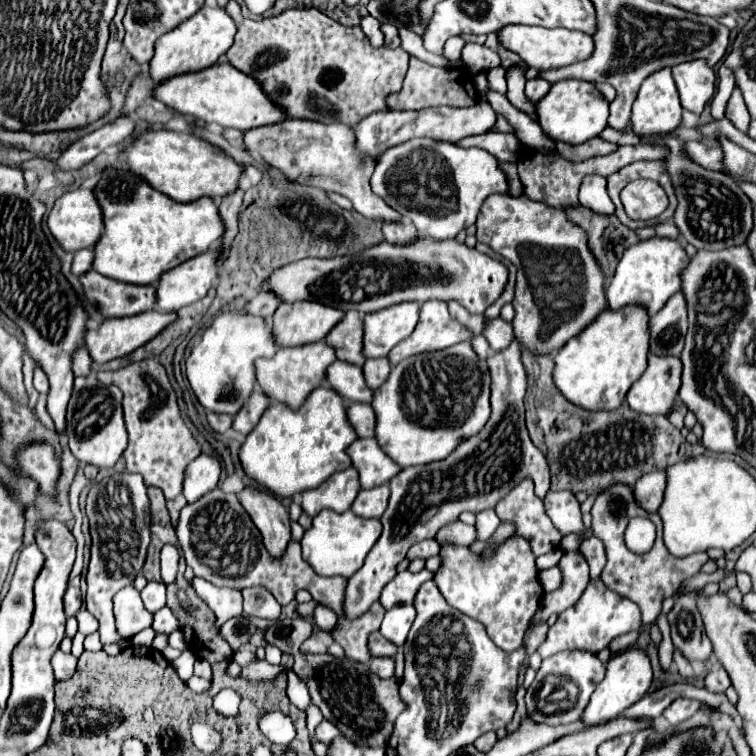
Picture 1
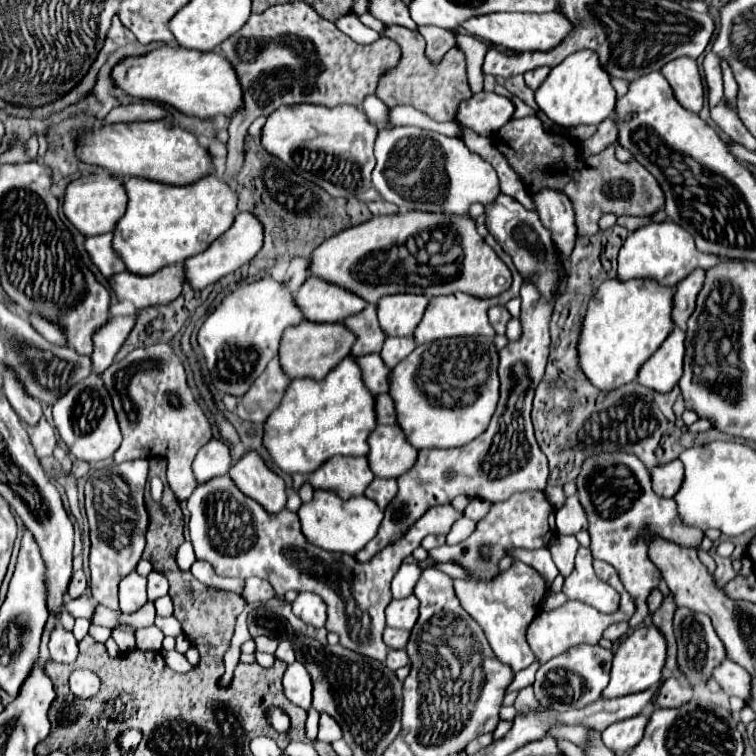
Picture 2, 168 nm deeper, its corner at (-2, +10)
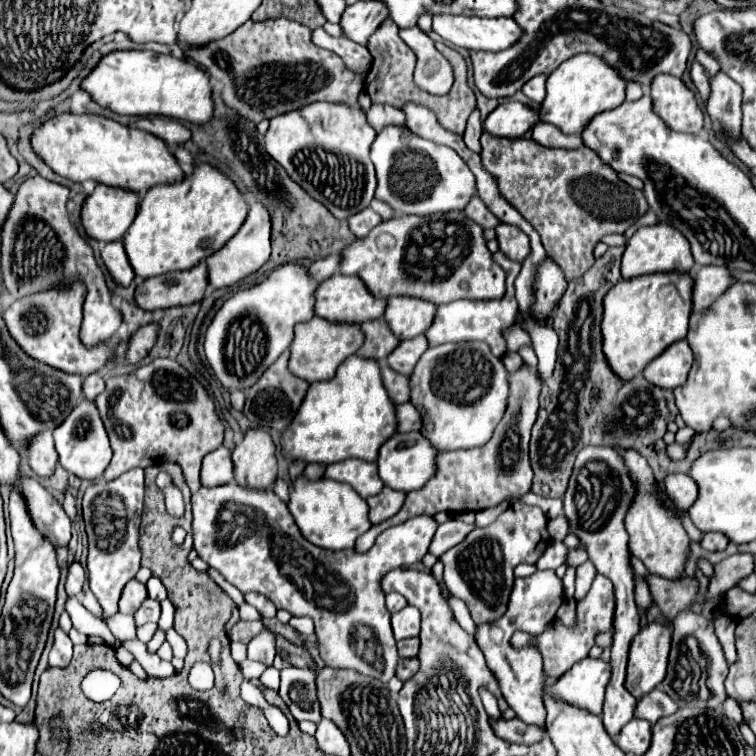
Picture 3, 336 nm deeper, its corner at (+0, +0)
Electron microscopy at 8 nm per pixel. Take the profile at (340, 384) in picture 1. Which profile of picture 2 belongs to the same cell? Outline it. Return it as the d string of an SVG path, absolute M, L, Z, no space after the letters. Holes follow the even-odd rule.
M366 354L358 358L358 364L364 372L364 382L372 390L372 394L382 394L390 390L390 368L386 368L380 354Z

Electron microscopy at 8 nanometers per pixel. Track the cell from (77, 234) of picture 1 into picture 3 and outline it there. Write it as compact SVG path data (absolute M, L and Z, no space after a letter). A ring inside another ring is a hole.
M98 184L80 210L80 224L88 238L98 242L120 240L134 222L138 200L138 194L130 190Z

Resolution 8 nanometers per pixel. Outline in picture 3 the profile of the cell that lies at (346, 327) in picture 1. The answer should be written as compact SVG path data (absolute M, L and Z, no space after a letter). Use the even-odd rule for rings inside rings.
M384 320L362 322L360 328L364 332L364 344L362 344L362 348L356 354L362 356L362 358L382 360L398 346L398 340L394 338L392 332L388 332L390 328L386 326Z

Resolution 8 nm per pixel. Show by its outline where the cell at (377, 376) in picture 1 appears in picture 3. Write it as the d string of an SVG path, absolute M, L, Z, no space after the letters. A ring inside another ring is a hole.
M416 336L412 340L402 340L398 344L396 350L392 350L392 354L388 356L388 366L396 372L404 372L404 374L410 374L412 368L416 366L418 358L422 356L422 352L428 348L426 344L426 338L424 336Z

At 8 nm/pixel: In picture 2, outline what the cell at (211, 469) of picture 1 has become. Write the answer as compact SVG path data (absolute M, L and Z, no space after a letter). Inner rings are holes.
M212 438L198 452L192 468L194 468L194 476L198 478L198 484L204 484L210 478L226 474L230 470L230 464L232 464L232 458L230 458L228 444L218 438Z

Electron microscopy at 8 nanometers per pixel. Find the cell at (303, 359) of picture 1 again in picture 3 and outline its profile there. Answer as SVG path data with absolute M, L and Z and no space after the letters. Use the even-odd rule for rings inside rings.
M314 316L308 322L296 324L294 340L292 340L292 346L290 346L288 370L294 376L306 380L308 384L318 382L318 380L328 380L336 374L336 368L342 360L356 354L356 350L362 346L362 342L364 342L364 334L360 332L360 326L334 324L334 322L328 322L328 320Z

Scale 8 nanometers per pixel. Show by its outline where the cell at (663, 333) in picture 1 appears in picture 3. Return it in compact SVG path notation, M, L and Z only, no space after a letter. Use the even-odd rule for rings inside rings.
M698 266L692 278L692 312L702 312L708 308L716 296L720 296L734 282L726 266Z

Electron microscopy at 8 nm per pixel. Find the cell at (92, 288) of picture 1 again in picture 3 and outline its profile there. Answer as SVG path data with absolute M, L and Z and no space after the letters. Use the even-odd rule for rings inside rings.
M200 262L190 270L168 272L138 284L134 298L140 308L152 312L172 306L188 306L202 300L208 286L206 264Z

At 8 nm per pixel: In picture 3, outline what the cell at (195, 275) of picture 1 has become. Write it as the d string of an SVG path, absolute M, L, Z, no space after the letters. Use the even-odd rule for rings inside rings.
M256 202L250 206L250 212L248 212L242 228L228 240L228 244L206 258L208 282L212 288L232 286L238 280L256 272L268 260L268 256L270 256L270 218L268 218L268 210Z

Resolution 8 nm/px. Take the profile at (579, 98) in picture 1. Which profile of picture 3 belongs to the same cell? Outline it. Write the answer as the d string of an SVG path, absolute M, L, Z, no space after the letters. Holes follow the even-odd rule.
M572 56L548 76L546 96L540 104L540 120L554 124L564 134L582 134L582 128L586 128L596 114L614 110L624 102L624 86L624 80L616 76L616 70L600 60L600 56Z

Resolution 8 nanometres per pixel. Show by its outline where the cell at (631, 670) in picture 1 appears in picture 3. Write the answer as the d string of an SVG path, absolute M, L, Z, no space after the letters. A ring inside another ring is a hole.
M660 622L648 624L634 636L630 644L628 672L624 686L636 700L654 690L664 680L668 666L670 638L672 638L670 626Z

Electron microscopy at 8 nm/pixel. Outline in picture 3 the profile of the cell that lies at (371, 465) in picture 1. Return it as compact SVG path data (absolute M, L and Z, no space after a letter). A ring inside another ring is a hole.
M408 432L408 434L394 434L392 438L388 438L378 452L378 476L380 480L390 486L392 490L400 490L400 492L412 492L422 488L434 474L436 470L436 454L438 450L430 446L430 442L420 436L420 432Z

